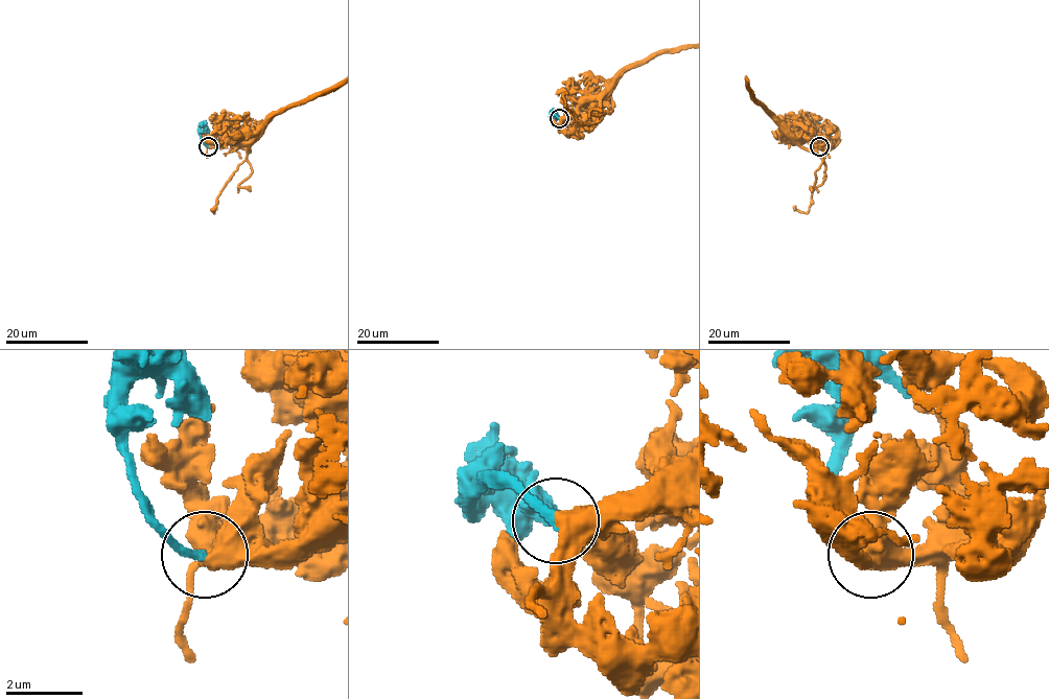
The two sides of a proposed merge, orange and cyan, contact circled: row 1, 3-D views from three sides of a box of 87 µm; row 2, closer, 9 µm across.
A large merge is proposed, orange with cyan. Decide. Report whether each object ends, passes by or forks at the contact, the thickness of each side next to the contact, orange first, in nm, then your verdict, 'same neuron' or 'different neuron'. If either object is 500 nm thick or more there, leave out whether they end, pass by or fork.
500 nm thick on the orange side, 240 nm on the other; same neuron

